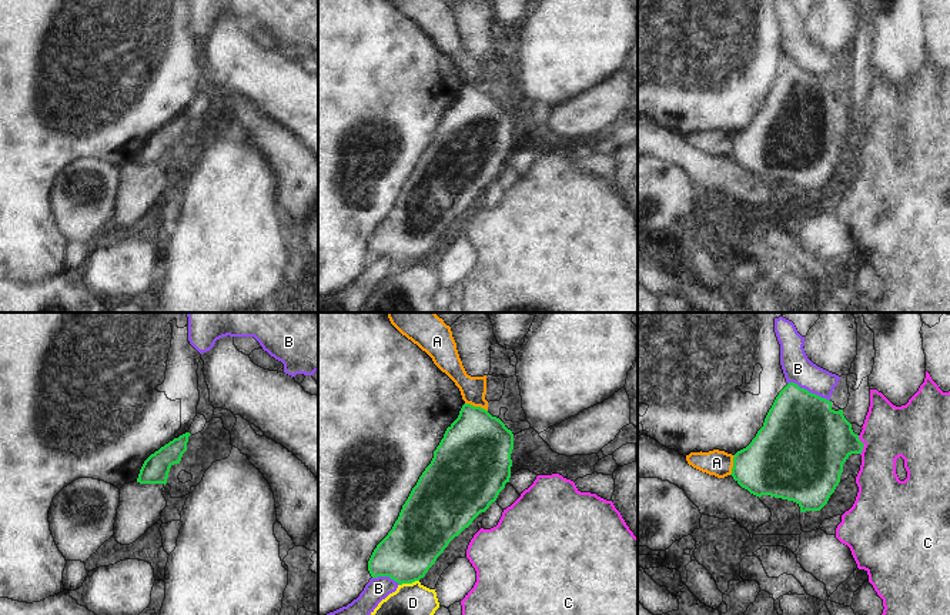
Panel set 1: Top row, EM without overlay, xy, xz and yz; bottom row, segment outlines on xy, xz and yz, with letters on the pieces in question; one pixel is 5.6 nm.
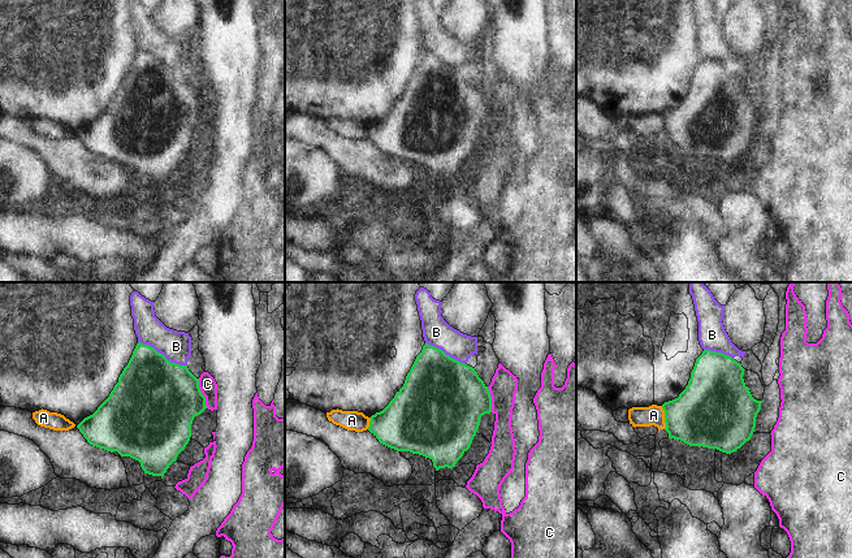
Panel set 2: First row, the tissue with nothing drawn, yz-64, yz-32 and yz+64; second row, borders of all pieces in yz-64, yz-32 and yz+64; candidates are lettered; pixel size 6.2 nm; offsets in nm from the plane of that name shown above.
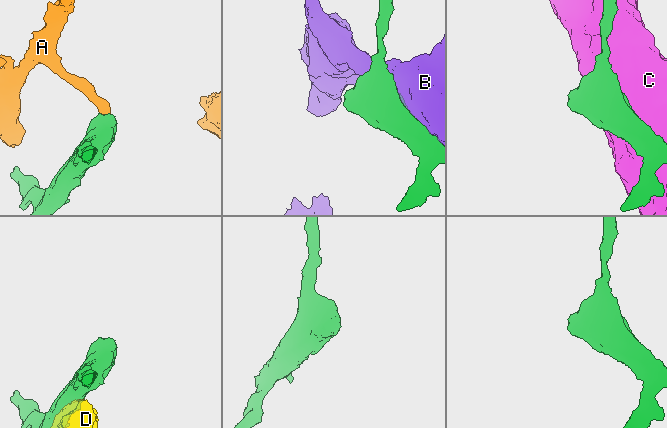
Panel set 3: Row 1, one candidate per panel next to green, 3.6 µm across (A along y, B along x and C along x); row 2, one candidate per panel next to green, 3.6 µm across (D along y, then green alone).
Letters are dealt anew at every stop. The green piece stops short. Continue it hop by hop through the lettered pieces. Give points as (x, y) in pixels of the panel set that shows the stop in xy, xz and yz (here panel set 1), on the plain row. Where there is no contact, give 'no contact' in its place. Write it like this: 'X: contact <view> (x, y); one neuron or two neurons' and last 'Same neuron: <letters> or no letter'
A: contact xz (477, 87); two neurons
B: contact yz (808, 72); two neurons
C: contact yz (863, 126); two neurons
D: contact xz (408, 263); two neurons
Same neuron: no letter

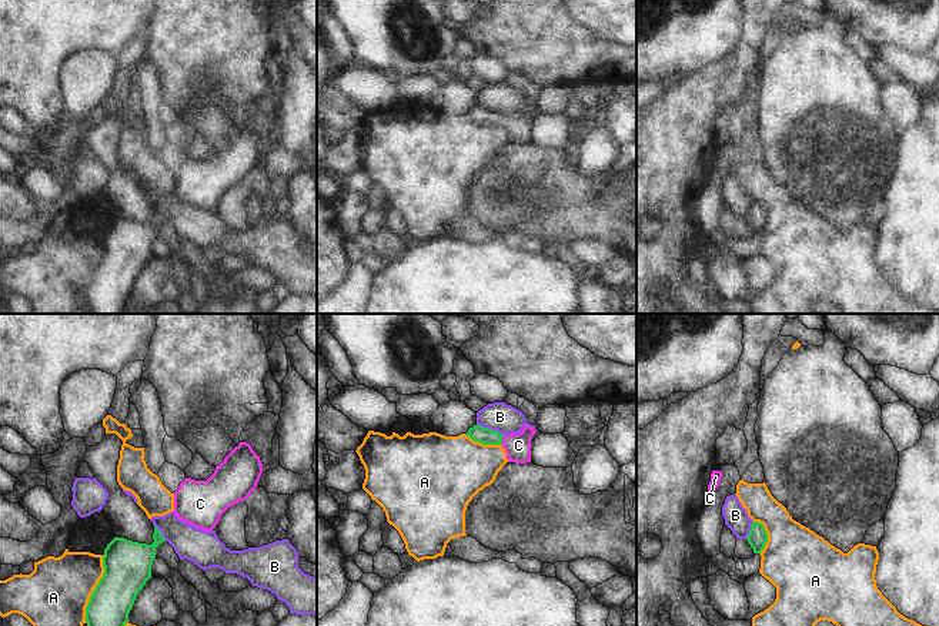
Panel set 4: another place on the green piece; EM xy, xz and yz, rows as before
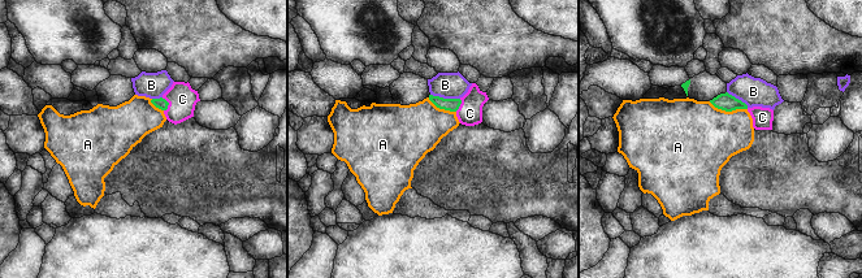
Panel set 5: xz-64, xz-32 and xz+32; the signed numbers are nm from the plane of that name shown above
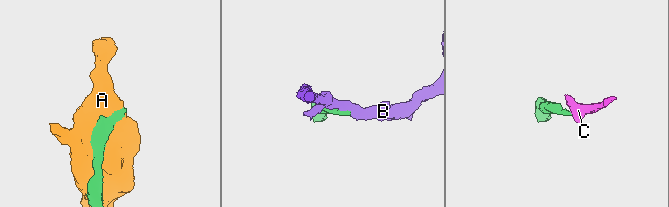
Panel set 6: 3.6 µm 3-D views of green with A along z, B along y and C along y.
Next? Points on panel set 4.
A: contact xy (94, 270); two neurons
B: contact xz (490, 110); two neurons
C: contact xz (501, 120); one neuron
Same neuron: C

